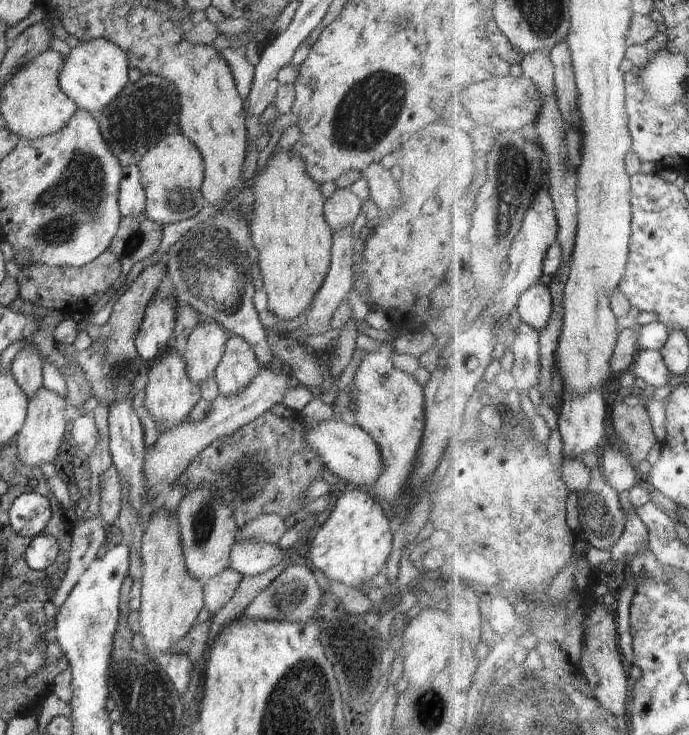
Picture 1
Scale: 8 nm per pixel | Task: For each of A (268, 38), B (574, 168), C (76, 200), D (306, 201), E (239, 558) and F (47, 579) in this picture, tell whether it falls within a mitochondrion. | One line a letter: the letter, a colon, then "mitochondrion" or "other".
A: other
B: other
C: mitochondrion
D: other
E: other
F: other

